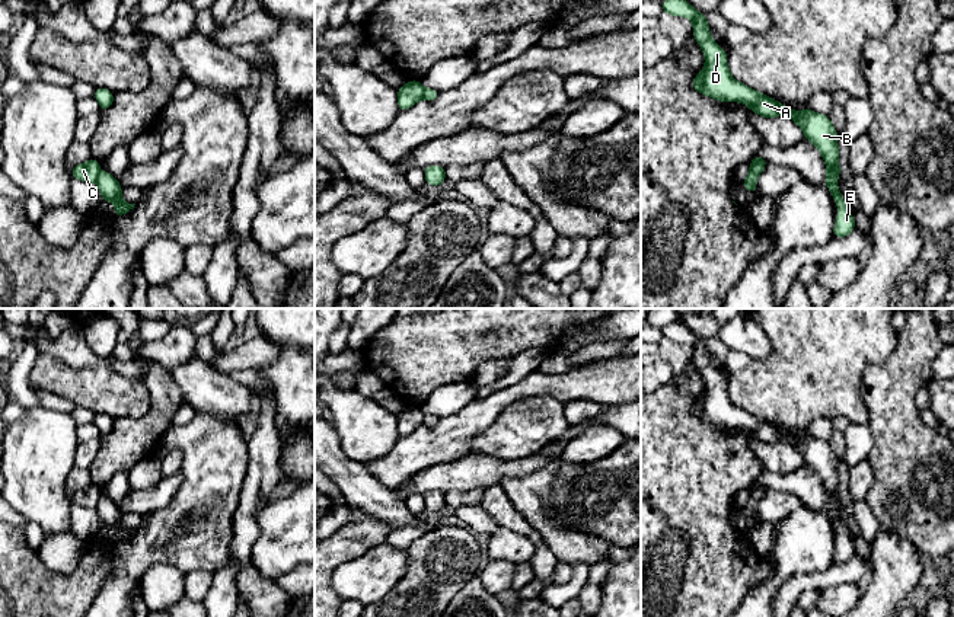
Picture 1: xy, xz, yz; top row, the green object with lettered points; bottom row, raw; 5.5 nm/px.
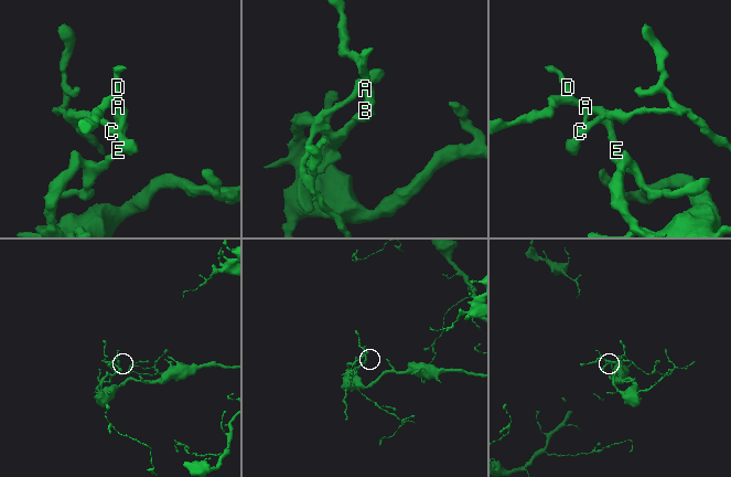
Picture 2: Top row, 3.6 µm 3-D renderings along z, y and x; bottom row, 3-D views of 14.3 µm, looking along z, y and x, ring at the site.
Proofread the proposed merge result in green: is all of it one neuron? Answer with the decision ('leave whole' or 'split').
split

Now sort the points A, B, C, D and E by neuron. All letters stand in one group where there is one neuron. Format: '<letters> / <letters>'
A B D E / C

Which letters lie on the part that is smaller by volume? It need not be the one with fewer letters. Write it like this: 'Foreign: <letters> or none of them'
Foreign: C

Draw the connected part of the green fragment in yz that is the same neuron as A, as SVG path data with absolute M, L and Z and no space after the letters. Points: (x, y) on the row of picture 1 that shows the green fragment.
M664 0L661 6L664 13L686 16L693 23L693 36L705 55L705 68L692 81L692 87L696 92L721 102L744 103L752 112L763 118L788 116L803 128L805 140L821 151L827 169L824 183L839 207L833 236L842 239L851 234L855 230L855 220L846 210L846 202L836 183L836 179L840 176L839 135L829 116L813 112L807 106L803 112L794 111L734 80L727 65L727 52L711 38L706 16L685 0Z

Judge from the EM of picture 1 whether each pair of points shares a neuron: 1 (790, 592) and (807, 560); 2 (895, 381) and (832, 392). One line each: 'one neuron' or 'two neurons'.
1: two neurons
2: two neurons

